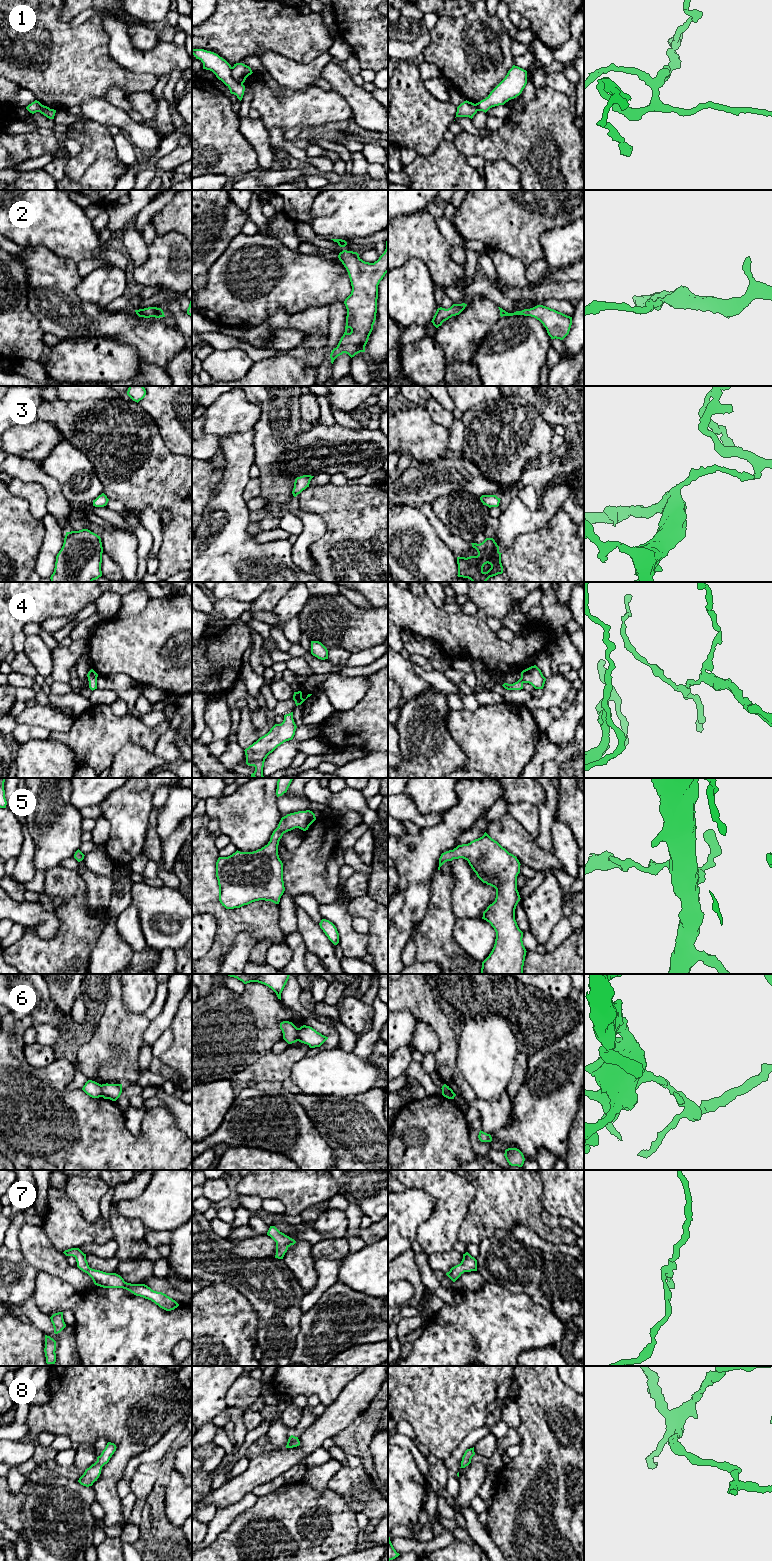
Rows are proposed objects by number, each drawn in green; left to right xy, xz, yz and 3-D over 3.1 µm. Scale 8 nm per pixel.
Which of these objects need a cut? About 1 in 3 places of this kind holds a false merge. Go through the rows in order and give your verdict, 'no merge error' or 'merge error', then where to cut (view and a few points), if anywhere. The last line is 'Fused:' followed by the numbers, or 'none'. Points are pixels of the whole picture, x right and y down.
1: merge error; cut in xz along (231, 67), (231, 76), (242, 84)
2: no merge error; no cut
3: no merge error; no cut
4: no merge error; no cut
5: no merge error; no cut
6: merge error; cut in xz along (299, 1028), (297, 1040)
7: no merge error; no cut
8: no merge error; no cut
Fused: 1, 6

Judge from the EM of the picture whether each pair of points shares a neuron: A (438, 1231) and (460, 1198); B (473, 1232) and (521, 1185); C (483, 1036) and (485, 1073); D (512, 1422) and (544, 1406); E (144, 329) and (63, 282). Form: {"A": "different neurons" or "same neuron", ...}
{"A": "same neuron", "B": "same neuron", "C": "same neuron", "D": "different neurons", "E": "same neuron"}

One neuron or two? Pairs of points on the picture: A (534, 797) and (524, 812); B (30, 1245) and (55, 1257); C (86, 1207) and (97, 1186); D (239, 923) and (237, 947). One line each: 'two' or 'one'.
A: two
B: one
C: one
D: two

